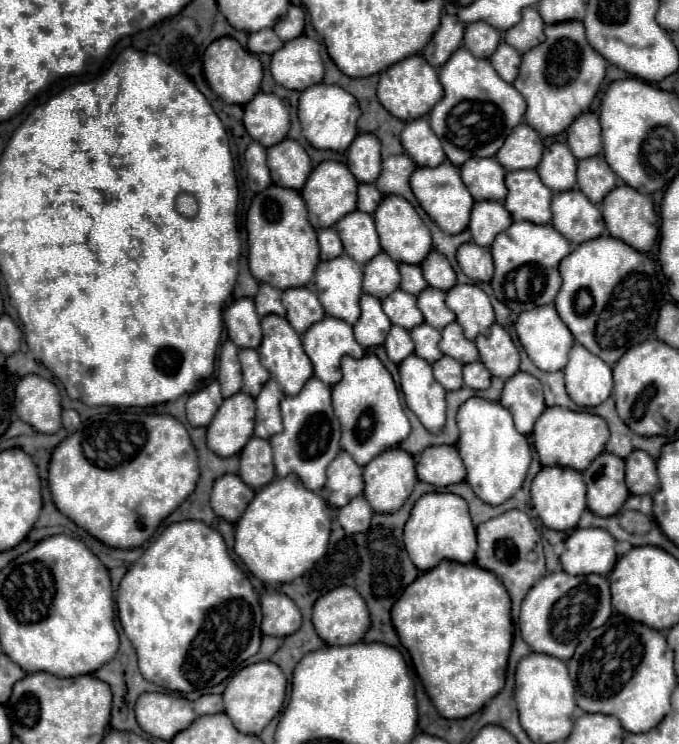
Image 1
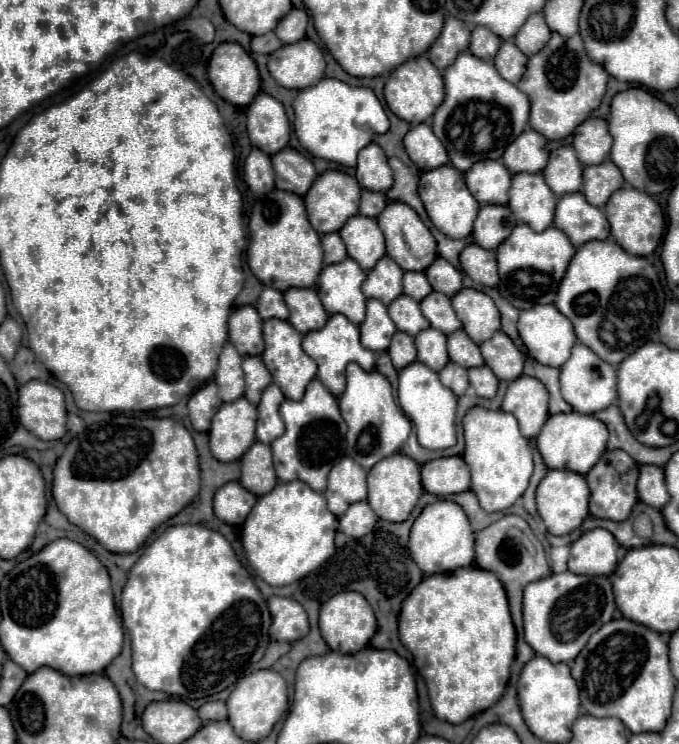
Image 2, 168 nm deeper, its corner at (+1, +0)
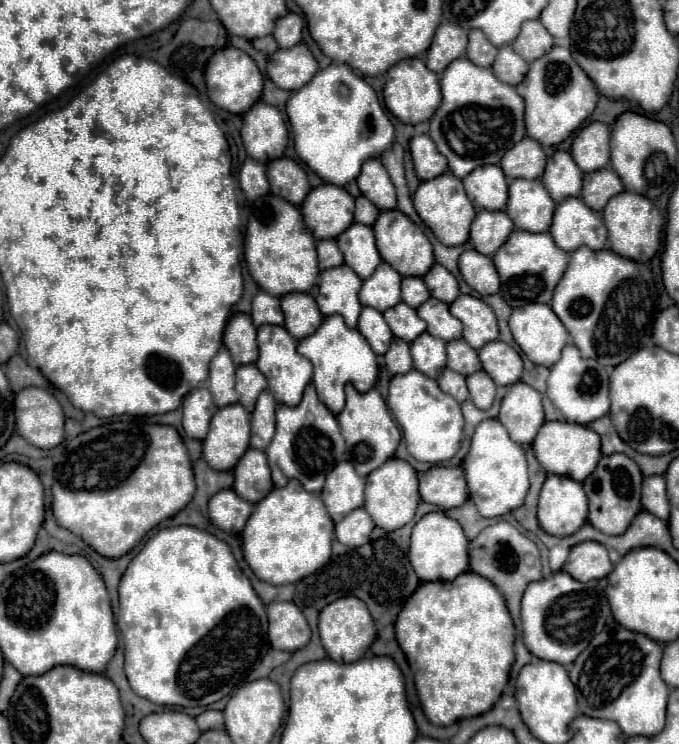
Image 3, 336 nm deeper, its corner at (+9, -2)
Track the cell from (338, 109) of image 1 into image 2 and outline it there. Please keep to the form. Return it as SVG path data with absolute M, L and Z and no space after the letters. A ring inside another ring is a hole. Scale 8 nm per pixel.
M322 78L316 86L300 90L294 100L294 130L300 144L316 158L356 166L356 154L376 134L388 130L388 116L376 94L368 88L352 88L336 78Z

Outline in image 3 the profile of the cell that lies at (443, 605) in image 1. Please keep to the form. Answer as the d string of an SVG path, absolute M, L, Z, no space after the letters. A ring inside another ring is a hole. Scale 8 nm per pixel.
M464 572L452 582L424 582L396 618L396 640L414 672L422 710L436 726L488 712L500 698L514 664L514 624L506 602L490 580L474 572Z

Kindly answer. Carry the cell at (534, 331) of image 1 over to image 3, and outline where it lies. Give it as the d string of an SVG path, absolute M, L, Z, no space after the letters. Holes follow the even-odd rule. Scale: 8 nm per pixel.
M528 304L524 308L514 308L512 318L510 318L510 330L520 350L534 364L542 364L542 366L556 364L556 360L560 360L562 348L568 344L568 332L564 324L560 324L560 318L552 312L548 304Z

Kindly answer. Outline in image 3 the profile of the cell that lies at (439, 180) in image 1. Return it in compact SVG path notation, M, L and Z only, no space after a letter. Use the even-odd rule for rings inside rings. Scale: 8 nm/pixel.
M446 172L444 176L438 176L434 180L422 182L414 194L414 208L416 208L418 216L422 218L422 222L434 232L434 236L442 244L452 246L452 244L464 244L468 240L470 224L476 216L476 210L464 192L462 180L456 180L456 176L452 176L452 172Z

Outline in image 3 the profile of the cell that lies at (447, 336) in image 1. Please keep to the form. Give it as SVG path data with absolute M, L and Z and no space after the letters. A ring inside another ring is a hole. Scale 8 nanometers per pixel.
M452 340L448 342L448 368L454 372L460 372L462 376L470 376L478 370L482 370L478 352L468 346L464 340Z

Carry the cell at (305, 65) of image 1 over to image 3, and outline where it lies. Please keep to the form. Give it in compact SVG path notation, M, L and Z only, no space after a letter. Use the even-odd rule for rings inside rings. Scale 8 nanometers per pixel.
M296 44L286 50L276 50L268 58L266 72L282 90L300 90L318 70L318 62L306 44Z

